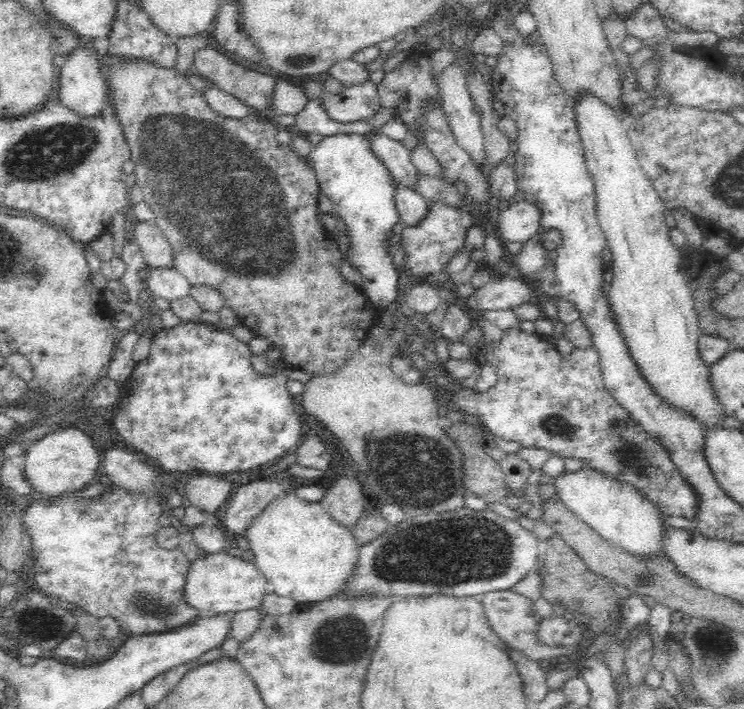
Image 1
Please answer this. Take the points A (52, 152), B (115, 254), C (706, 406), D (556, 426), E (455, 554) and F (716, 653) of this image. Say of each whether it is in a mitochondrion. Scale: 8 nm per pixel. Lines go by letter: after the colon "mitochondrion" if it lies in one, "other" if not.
A: mitochondrion
B: other
C: other
D: mitochondrion
E: mitochondrion
F: mitochondrion

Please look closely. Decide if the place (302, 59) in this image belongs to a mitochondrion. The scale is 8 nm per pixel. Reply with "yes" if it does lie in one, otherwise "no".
yes

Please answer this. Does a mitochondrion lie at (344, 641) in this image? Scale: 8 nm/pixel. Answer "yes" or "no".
yes

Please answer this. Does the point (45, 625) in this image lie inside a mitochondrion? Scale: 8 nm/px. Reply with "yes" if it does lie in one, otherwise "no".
yes

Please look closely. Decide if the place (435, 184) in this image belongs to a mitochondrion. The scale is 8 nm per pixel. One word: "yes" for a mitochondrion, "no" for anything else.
no

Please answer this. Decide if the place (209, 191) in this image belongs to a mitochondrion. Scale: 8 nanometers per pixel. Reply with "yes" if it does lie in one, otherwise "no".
yes

